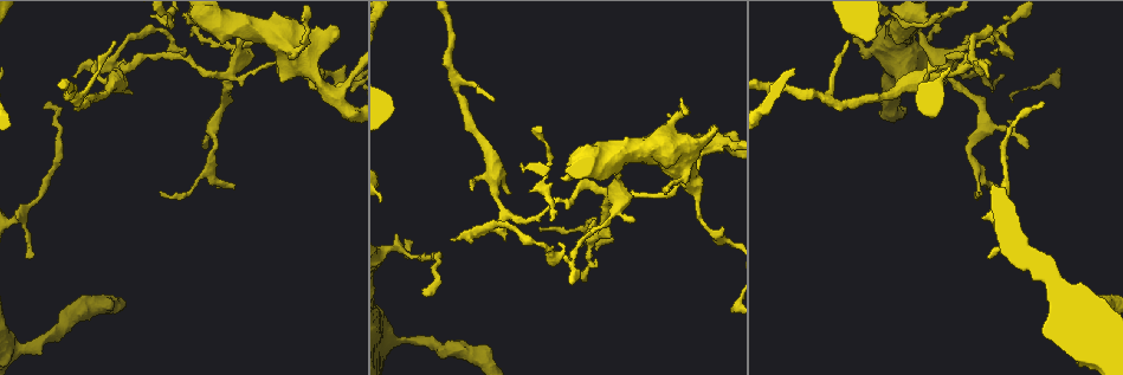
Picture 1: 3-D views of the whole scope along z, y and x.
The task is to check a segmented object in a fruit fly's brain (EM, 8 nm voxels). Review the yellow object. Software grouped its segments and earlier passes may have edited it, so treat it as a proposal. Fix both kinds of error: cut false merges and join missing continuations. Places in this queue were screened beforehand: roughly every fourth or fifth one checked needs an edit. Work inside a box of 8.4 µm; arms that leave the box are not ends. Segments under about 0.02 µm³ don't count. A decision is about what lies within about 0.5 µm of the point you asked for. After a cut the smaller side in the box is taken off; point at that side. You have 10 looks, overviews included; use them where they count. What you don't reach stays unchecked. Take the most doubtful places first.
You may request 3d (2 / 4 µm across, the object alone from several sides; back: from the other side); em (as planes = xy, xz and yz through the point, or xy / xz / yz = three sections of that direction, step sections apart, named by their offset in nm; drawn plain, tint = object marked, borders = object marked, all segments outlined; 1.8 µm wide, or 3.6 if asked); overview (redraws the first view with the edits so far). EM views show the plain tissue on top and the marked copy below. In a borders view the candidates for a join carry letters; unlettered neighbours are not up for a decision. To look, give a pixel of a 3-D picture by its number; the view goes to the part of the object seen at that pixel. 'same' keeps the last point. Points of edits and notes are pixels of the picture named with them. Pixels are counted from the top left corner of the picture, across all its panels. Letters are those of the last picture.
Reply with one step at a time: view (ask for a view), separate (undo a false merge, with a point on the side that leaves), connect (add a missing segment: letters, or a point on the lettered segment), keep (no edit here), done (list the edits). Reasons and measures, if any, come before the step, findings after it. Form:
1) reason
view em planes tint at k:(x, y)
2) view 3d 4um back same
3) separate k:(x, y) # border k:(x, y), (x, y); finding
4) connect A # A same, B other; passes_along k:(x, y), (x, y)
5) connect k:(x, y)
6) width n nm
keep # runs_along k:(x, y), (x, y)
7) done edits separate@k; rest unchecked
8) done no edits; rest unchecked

four arms meet
view em xz step 8 borders at 1:(229, 71)

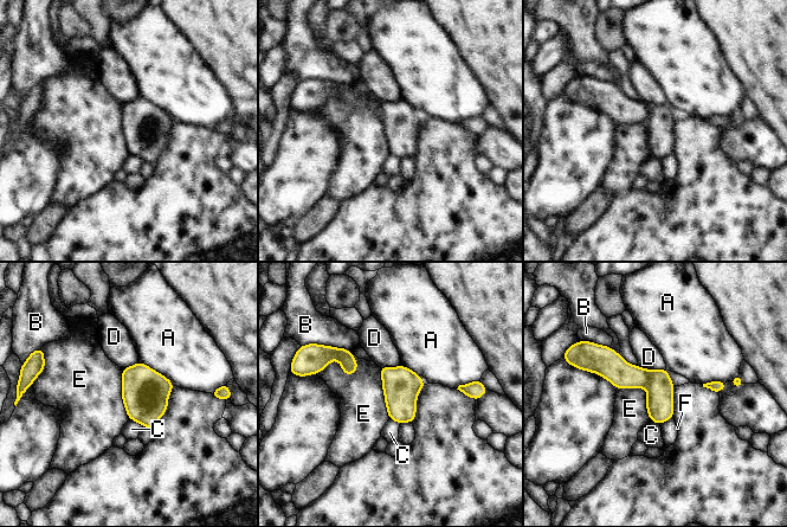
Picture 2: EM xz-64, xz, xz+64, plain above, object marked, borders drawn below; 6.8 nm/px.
another direction
view em planes borders same

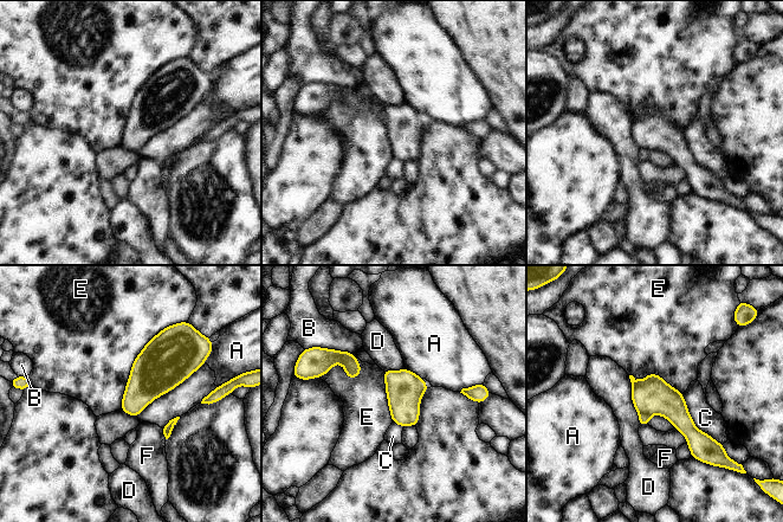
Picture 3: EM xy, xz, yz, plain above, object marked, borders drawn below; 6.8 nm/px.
separate 3:(644, 417) # A other, B other, C other, D other, E other, F other; border 3:(639, 411), (646, 411), (649, 414); a second neuron is stuck on

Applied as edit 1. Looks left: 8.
redraw
view overview

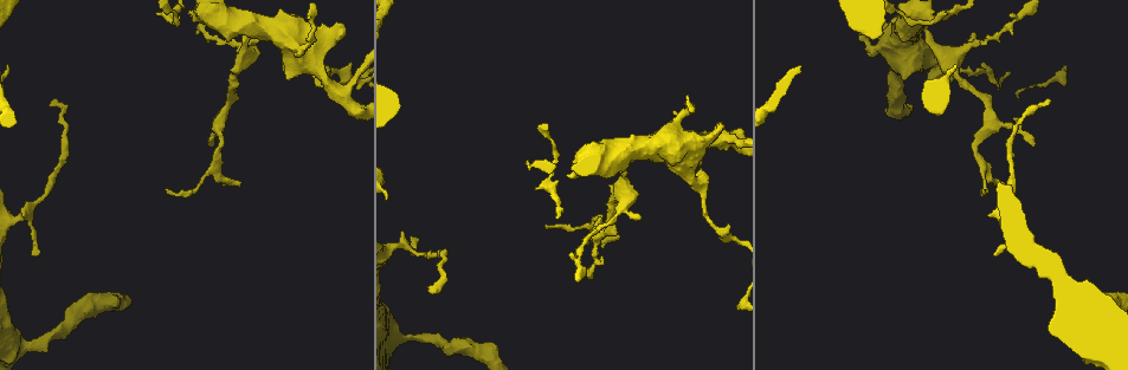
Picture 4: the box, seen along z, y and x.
thin end
view em xz step 4 borders at 4:(53, 104)

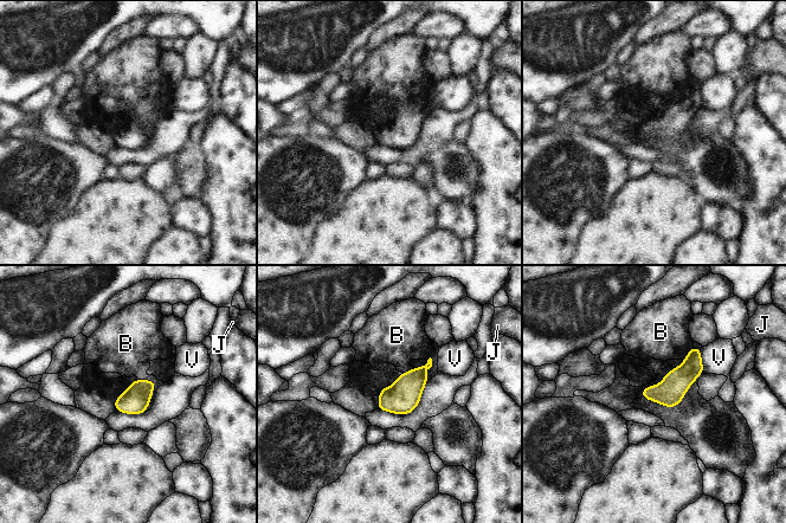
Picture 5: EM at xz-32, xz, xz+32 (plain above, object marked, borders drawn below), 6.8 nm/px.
view em xy step 8 borders same

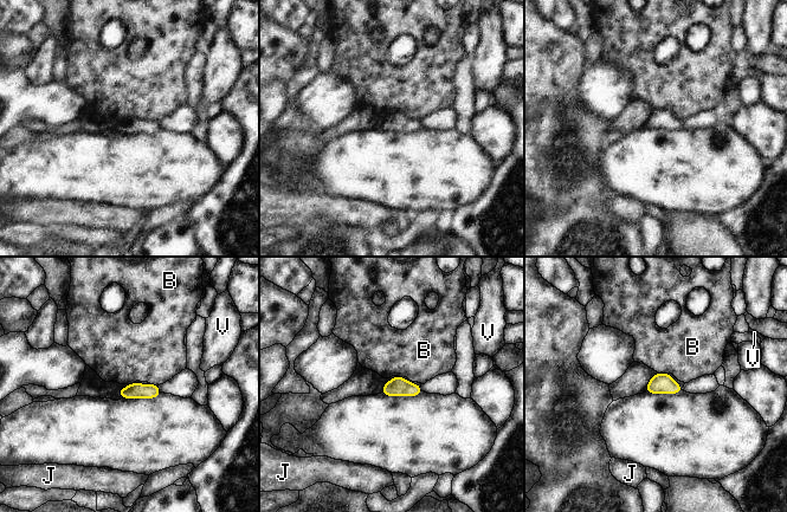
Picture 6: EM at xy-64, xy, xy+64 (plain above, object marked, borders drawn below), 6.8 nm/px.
keep # B other, J other, V other; border 6:(149, 382), (156, 386); no lettered segment goes on from it

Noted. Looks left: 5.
free end
view em planes borders at 4:(618, 236)

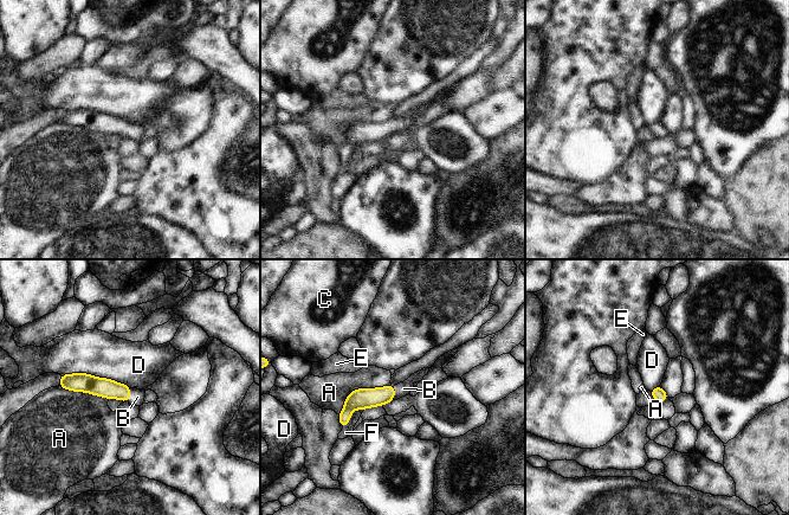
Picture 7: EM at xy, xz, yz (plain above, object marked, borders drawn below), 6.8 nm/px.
width 90 nm; longest_contact D 500 nm
connect B # A other, B same, C other, D other, E other, F other; the neuron continues

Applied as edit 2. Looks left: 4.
done edits separate@3, connect@7; rest unchecked

